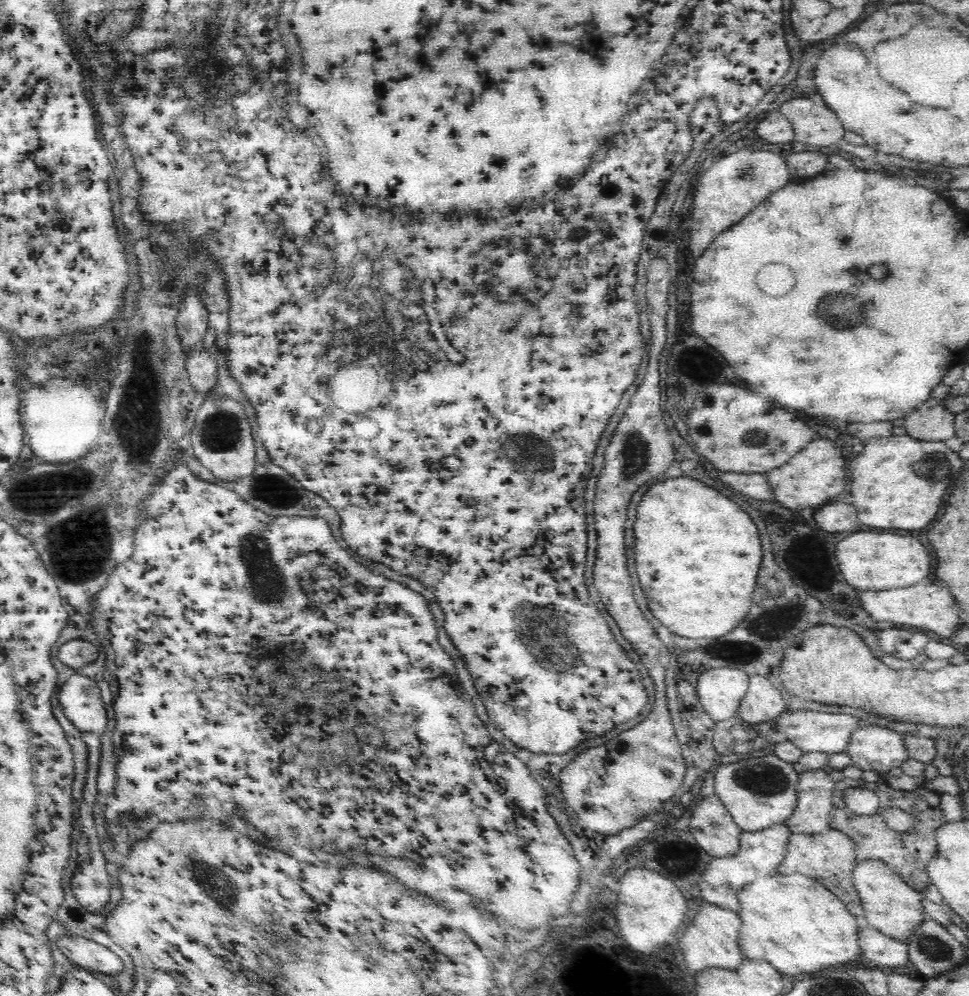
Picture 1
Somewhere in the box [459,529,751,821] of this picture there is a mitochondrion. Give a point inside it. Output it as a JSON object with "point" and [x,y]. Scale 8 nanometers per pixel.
{"point":[564,658]}

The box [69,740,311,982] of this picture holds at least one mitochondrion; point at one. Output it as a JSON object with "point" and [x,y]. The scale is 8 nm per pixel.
{"point":[227,898]}

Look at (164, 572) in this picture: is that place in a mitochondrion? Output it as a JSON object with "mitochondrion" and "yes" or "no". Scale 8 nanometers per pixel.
{"mitochondrion":"no"}

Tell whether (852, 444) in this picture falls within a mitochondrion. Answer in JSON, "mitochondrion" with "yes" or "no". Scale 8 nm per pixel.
{"mitochondrion":"no"}

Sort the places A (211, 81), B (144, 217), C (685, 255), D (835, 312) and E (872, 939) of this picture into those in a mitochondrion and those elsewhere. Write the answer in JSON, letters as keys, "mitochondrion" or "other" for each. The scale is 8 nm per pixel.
{"A":"mitochondrion","B":"other","C":"other","D":"mitochondrion","E":"other"}

